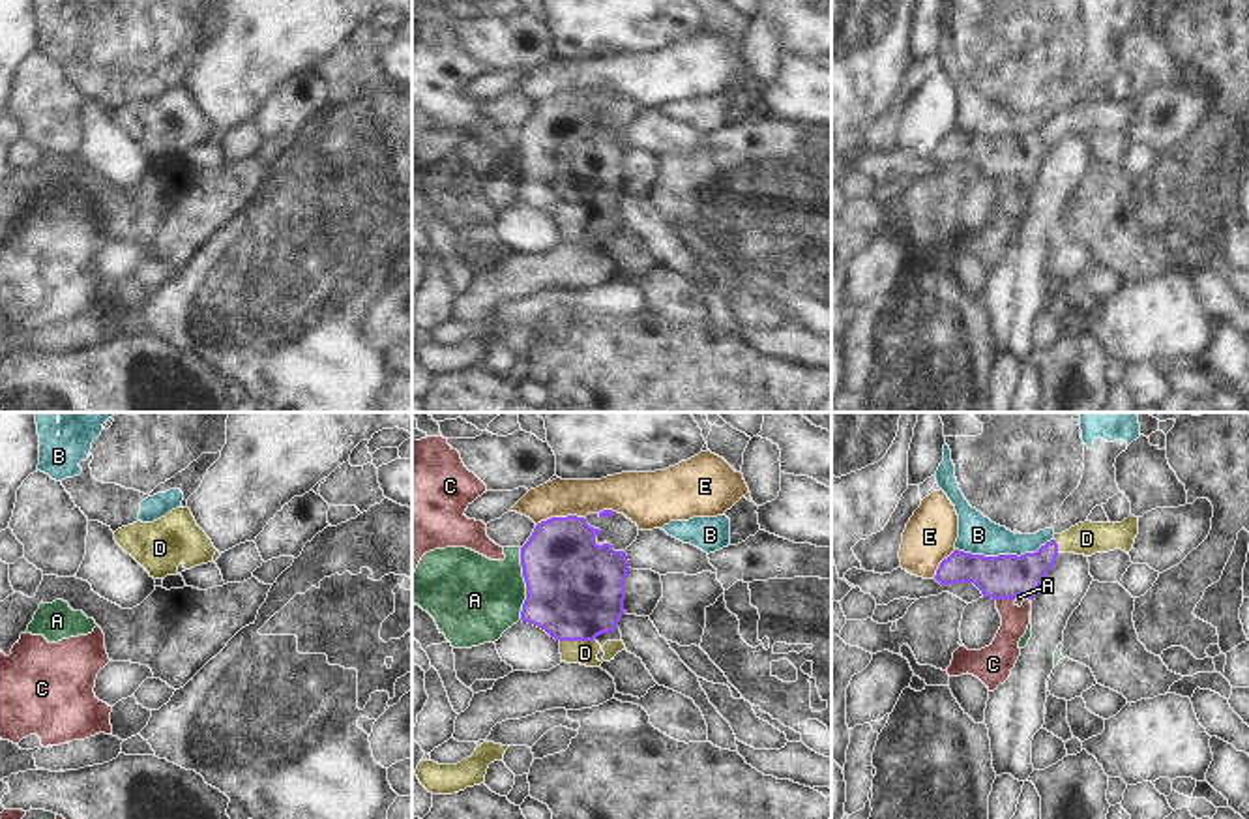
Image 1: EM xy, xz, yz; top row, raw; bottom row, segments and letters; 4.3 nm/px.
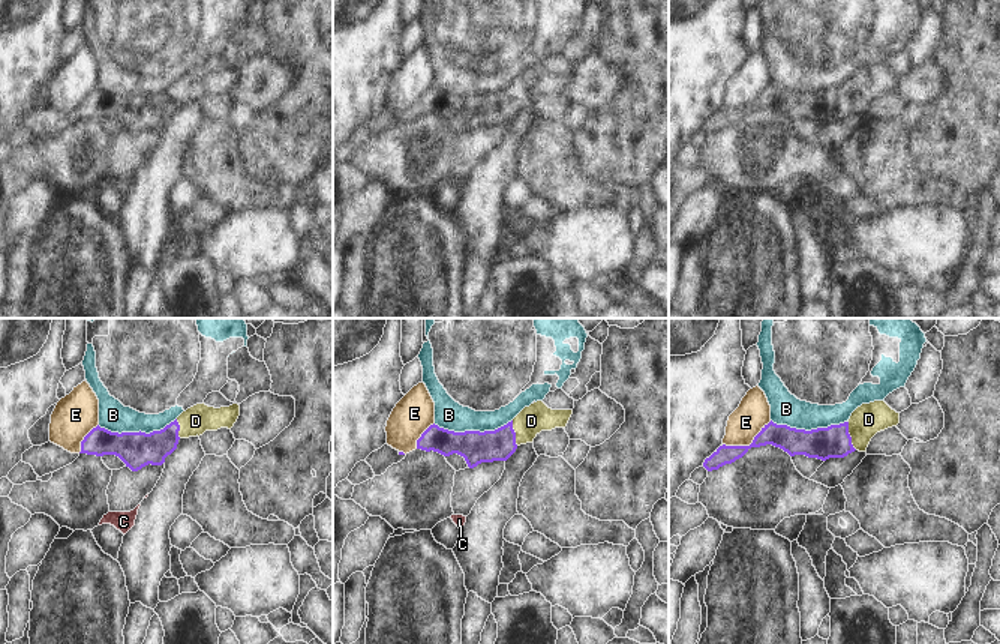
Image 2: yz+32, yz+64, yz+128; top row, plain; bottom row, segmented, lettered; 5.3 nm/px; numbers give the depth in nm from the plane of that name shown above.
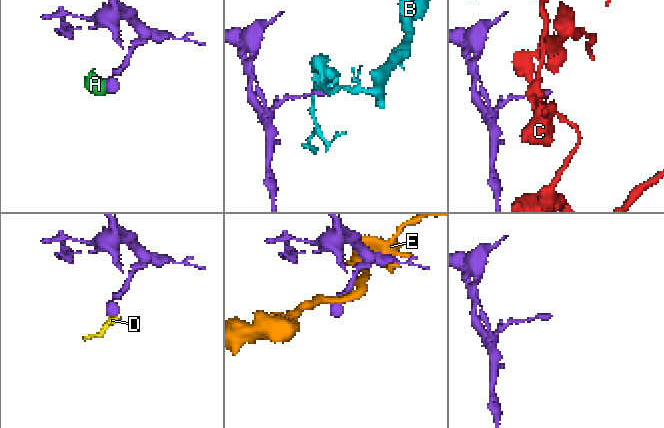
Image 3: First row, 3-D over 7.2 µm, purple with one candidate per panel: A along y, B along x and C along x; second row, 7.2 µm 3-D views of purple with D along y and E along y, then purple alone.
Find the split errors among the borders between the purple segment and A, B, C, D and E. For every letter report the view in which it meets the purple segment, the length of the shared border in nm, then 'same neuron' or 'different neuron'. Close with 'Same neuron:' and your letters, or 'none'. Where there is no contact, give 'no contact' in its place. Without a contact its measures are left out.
A: xz | 320 nm | different neuron
B: yz | 420 nm | different neuron
C: yz | 90 nm | different neuron
D: xz | 150 nm | same neuron
E: xz | 220 nm | different neuron
Same neuron: D

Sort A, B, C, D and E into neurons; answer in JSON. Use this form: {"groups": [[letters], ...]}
{"groups": [["A", "C"], ["B"], ["D"], ["E"]]}

